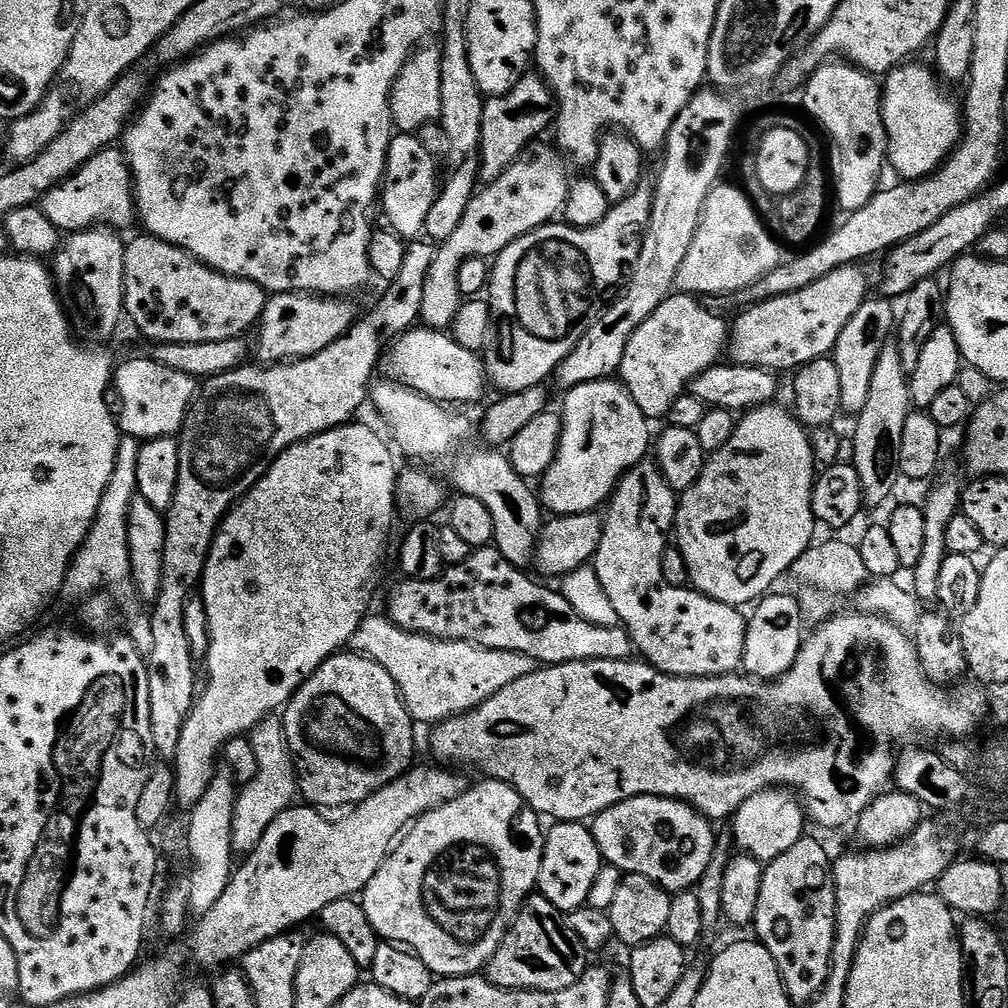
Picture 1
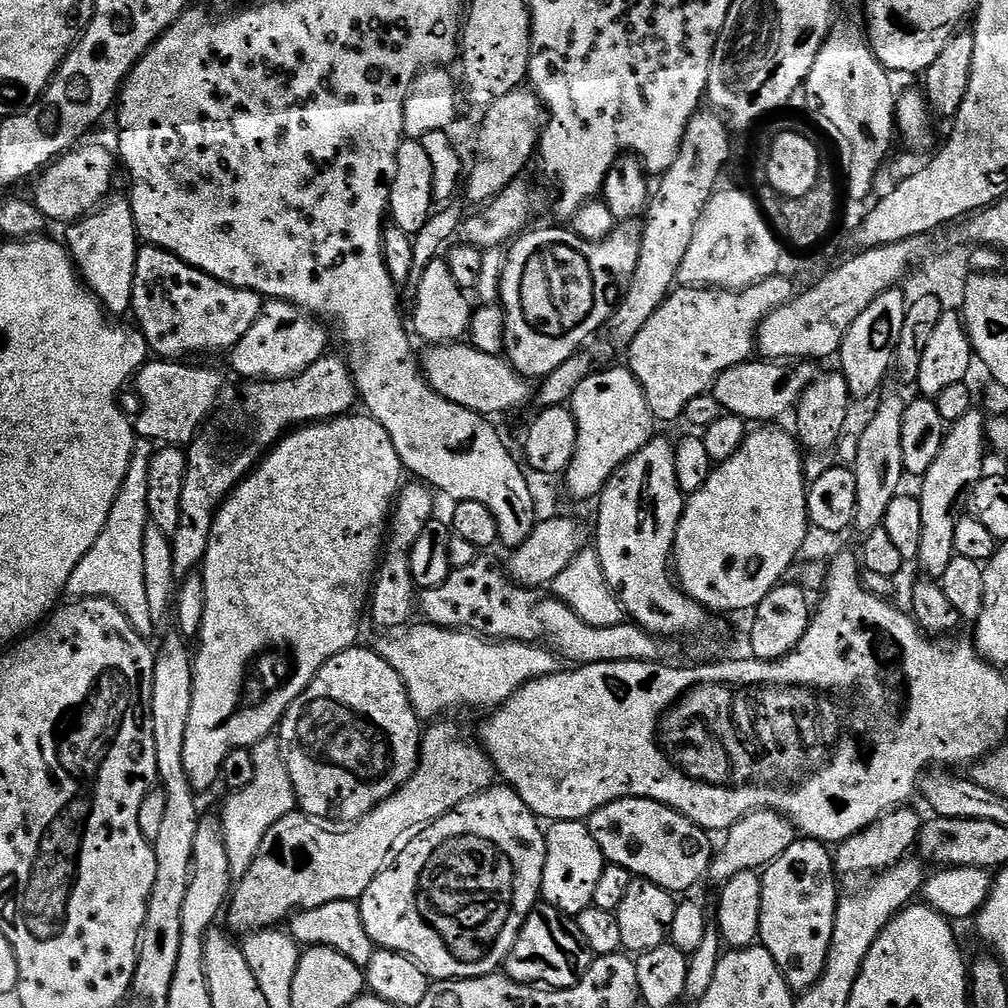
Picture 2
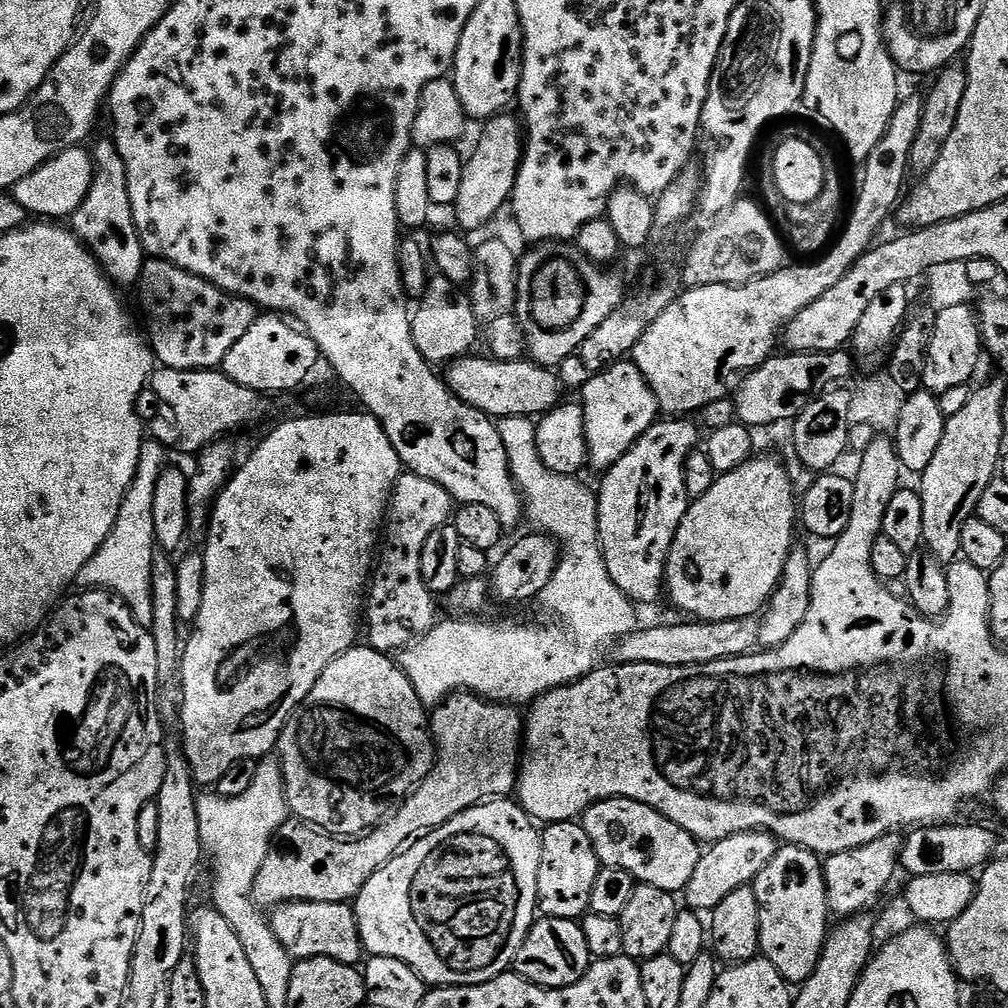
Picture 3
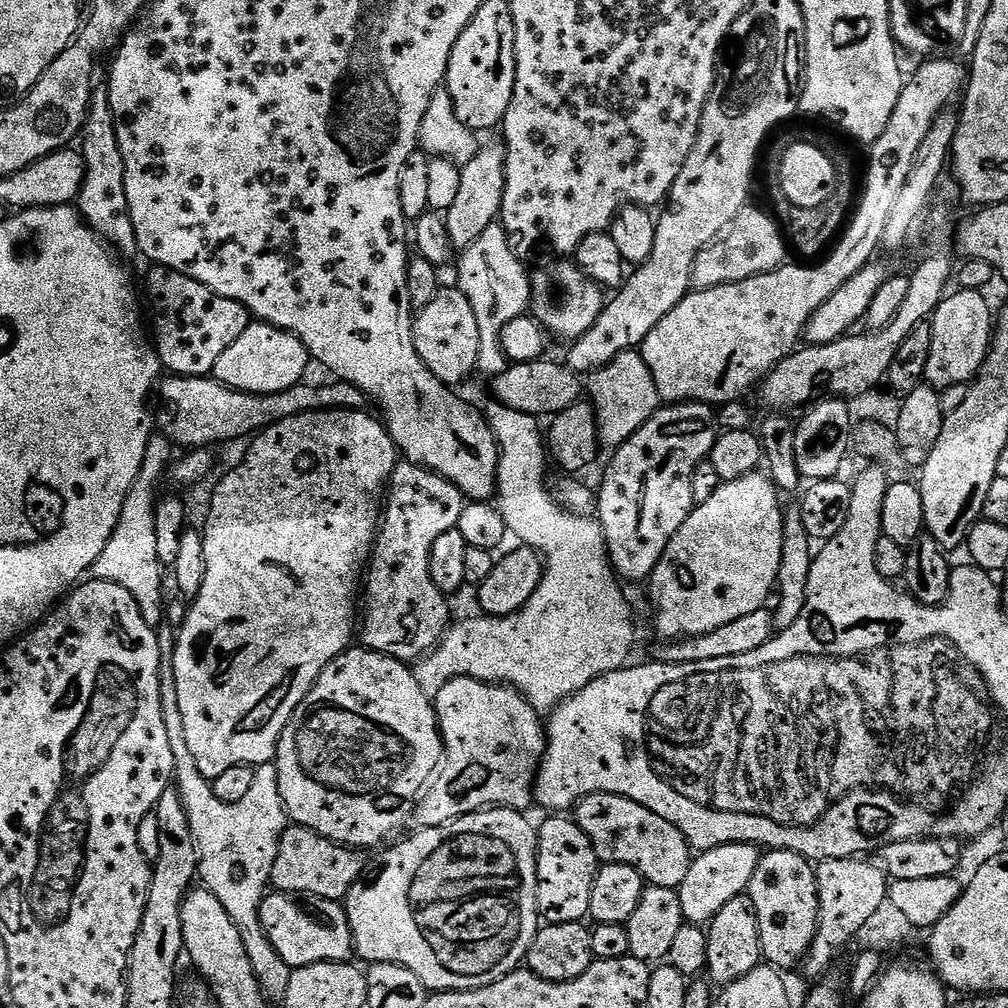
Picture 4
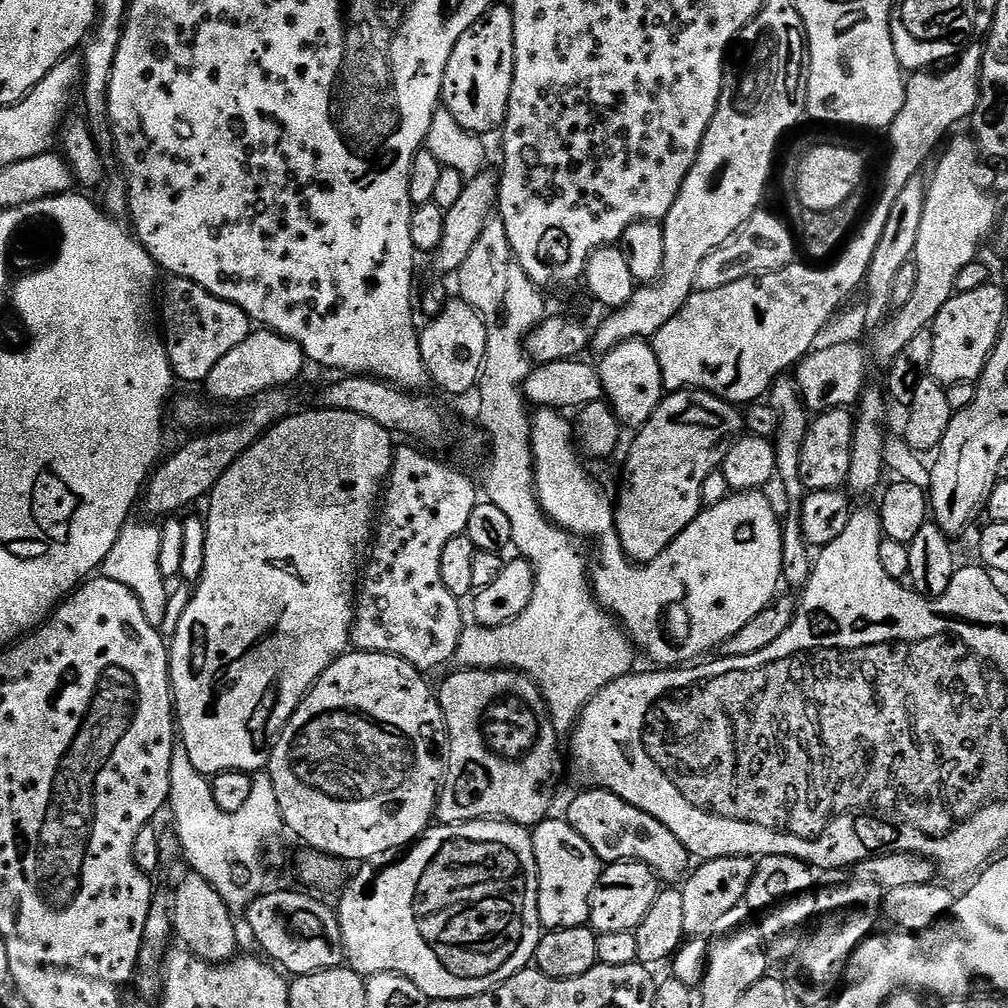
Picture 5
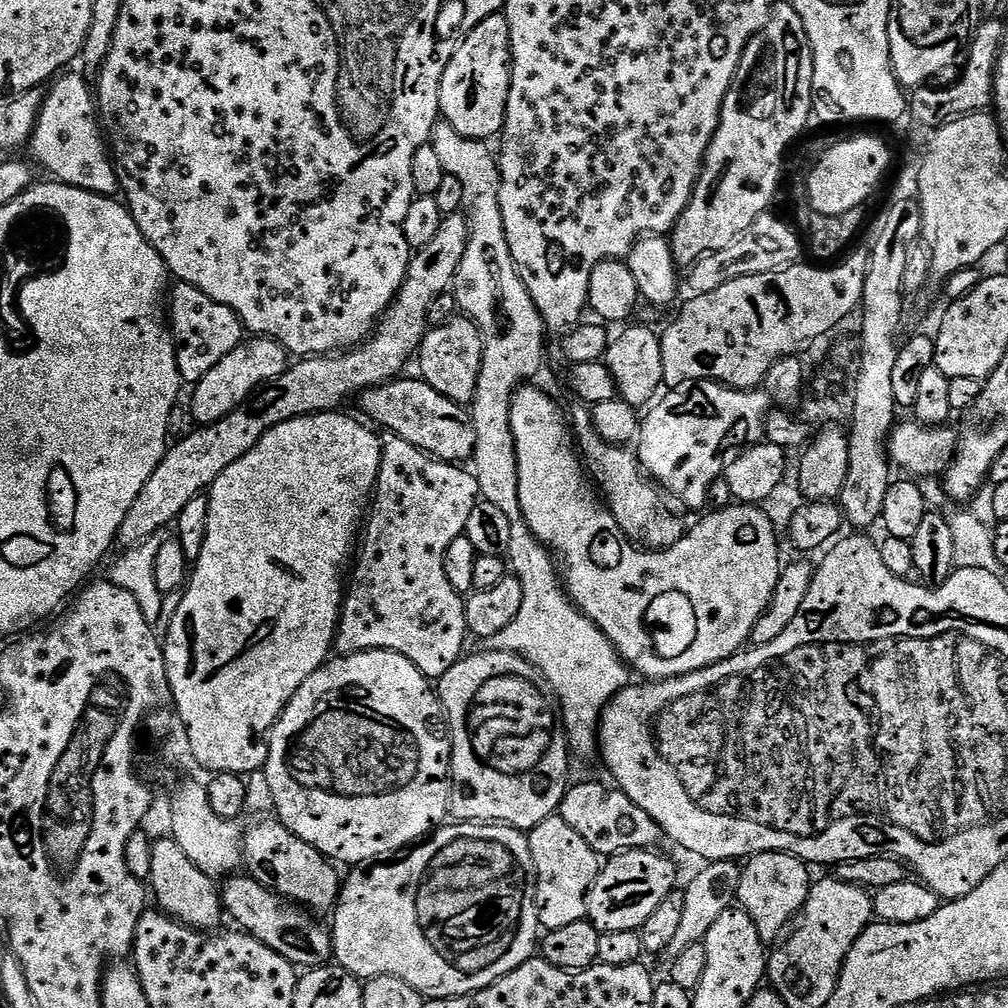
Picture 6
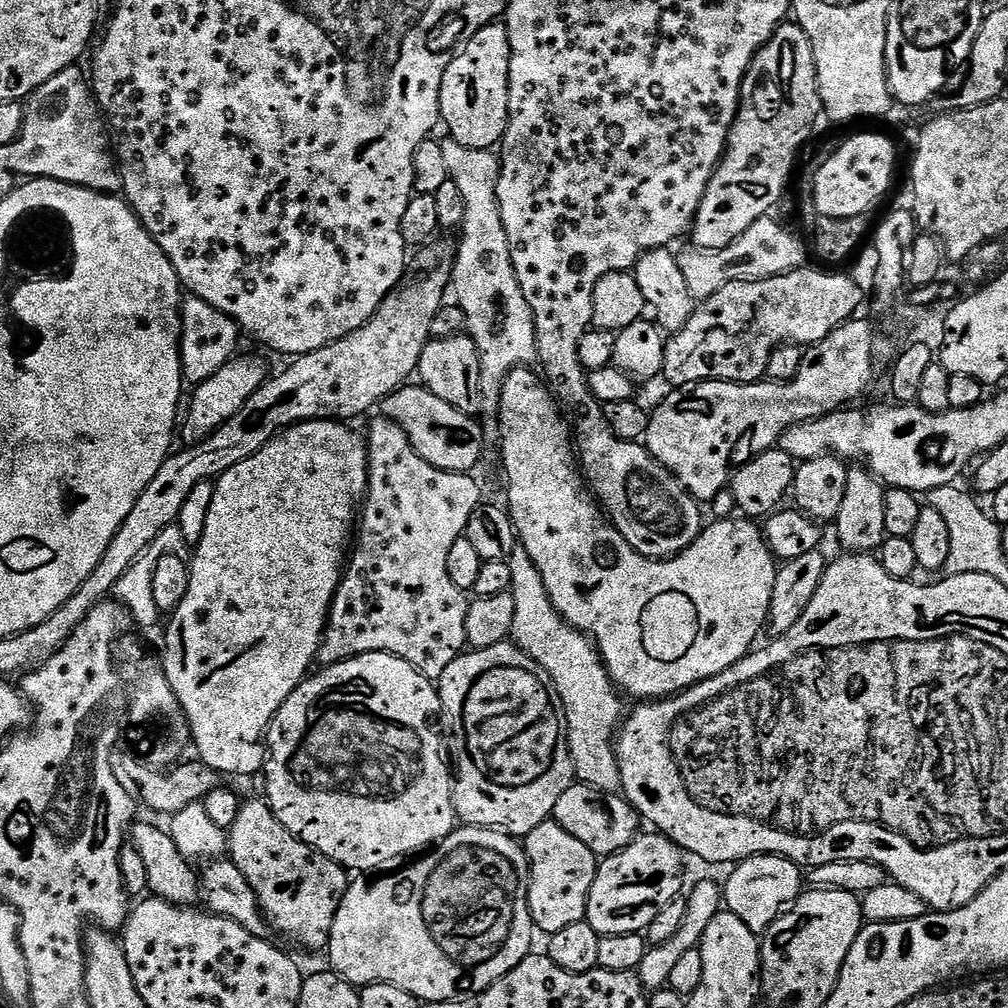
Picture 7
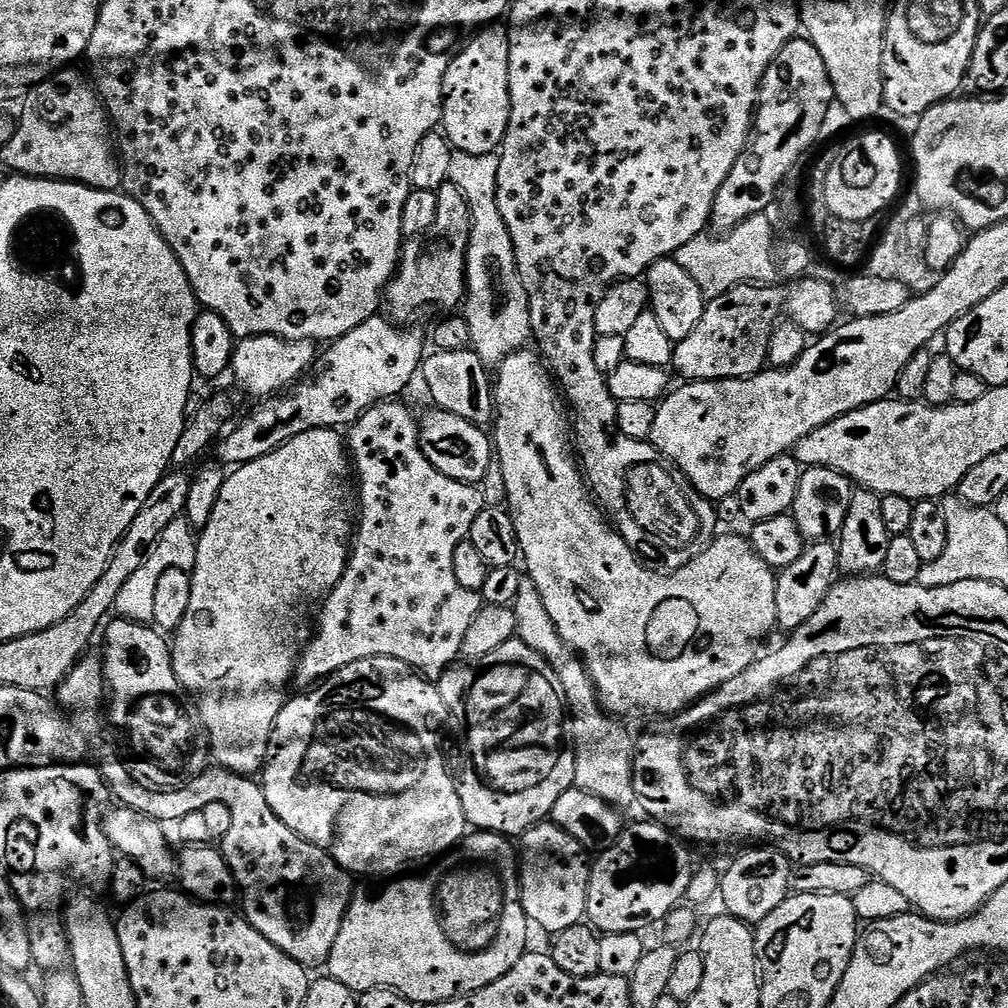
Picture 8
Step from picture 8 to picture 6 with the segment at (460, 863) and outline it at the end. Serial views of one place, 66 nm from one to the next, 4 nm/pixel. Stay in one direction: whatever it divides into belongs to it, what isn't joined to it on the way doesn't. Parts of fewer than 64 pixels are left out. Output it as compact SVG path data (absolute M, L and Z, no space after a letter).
M448 822L437 828L423 842L417 843L408 854L405 860L393 859L391 862L376 862L371 866L353 867L349 871L352 873L343 877L340 895L336 898L334 911L331 913L332 920L330 919L332 955L339 967L354 974L361 982L367 982L379 976L402 978L406 986L414 986L414 990L418 990L428 1000L449 1000L451 996L469 996L471 992L477 992L498 982L498 978L518 970L518 966L522 966L537 955L538 937L542 929L536 913L532 855L528 837L521 829L510 828L503 822Z

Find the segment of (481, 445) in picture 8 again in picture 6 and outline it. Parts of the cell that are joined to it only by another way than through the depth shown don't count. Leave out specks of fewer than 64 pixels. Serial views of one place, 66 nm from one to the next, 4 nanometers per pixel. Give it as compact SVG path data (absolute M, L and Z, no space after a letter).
M397 378L377 388L359 393L360 408L373 425L381 424L395 439L410 442L418 451L445 462L464 462L476 451L476 431L472 417L461 405L438 394L423 378Z

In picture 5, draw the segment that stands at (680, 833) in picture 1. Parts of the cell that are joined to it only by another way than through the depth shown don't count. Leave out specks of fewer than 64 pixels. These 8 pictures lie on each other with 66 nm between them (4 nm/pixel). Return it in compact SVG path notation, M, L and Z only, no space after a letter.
M592 786L589 789L589 792L578 793L569 802L566 819L582 838L586 838L586 842L590 842L600 861L608 864L636 861L651 868L664 882L679 881L689 871L690 853L674 834L670 834L670 830L666 830L666 826L662 826L662 822L658 822L658 818L650 818L650 814L638 810L638 806L630 806L630 802L604 788Z

